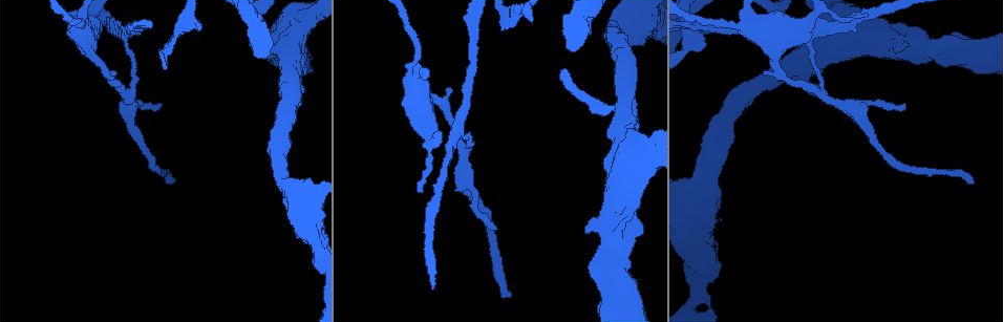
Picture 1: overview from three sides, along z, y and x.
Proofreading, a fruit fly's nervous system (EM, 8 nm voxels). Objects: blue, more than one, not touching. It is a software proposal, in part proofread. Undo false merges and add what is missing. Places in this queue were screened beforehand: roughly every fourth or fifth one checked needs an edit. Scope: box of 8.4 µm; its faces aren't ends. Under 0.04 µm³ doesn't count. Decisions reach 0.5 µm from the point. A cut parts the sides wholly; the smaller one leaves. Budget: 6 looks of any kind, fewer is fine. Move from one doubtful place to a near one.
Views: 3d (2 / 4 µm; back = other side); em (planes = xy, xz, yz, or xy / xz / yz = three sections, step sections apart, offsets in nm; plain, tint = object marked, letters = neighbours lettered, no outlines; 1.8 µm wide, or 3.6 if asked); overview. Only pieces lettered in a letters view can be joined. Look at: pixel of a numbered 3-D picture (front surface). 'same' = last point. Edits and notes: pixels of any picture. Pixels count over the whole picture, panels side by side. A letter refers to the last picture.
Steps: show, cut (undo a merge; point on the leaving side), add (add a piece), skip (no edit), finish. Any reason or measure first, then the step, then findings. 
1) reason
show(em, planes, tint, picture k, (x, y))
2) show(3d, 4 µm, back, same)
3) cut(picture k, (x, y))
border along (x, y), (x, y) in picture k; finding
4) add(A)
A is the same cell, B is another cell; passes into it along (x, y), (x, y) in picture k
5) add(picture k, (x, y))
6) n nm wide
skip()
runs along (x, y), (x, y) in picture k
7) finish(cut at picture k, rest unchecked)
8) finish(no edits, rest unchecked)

arms part here
show(em, 3.6 µm, xy, step 4, tint, picture 1, (288, 51))

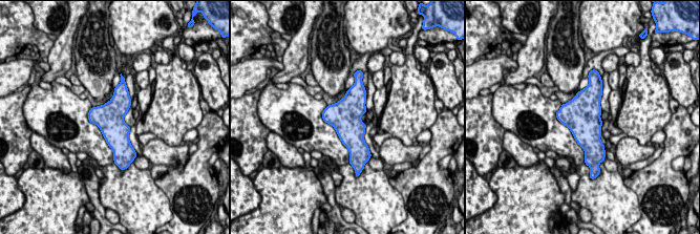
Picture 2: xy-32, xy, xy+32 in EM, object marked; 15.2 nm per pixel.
show(em, 3.6 µm, planes, letters, same)

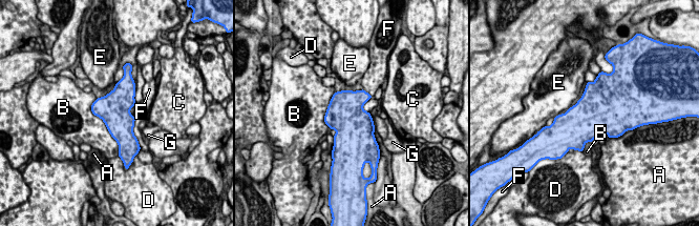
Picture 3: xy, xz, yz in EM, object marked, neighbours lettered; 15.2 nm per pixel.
B touches over 850 nm
skip()
A, B, C, D, E, F and G are other cells; border along (558, 114), (554, 118) in picture 3; continuous, no second neuron

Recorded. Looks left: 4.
thick end
show(em, xz, step 8, tint, picture 1, (591, 33))

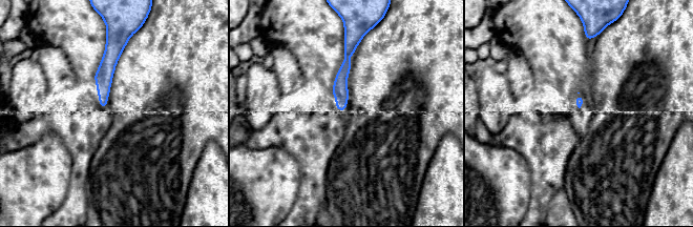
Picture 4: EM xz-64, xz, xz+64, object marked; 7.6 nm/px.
another direction
show(em, xy, step 16, letters, same)

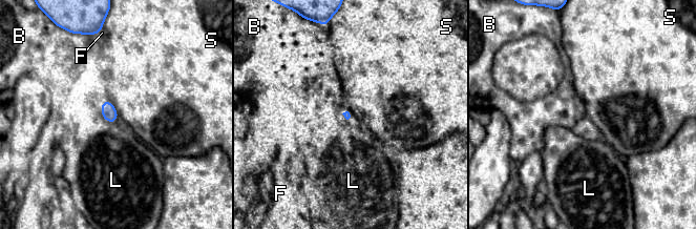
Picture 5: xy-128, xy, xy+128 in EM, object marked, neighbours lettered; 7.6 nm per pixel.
skip()
B, F, L and S are other cells; border along (112, 105), (116, 108) in picture 5; none of them fits

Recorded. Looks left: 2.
finish(no edits, rest unchecked)

